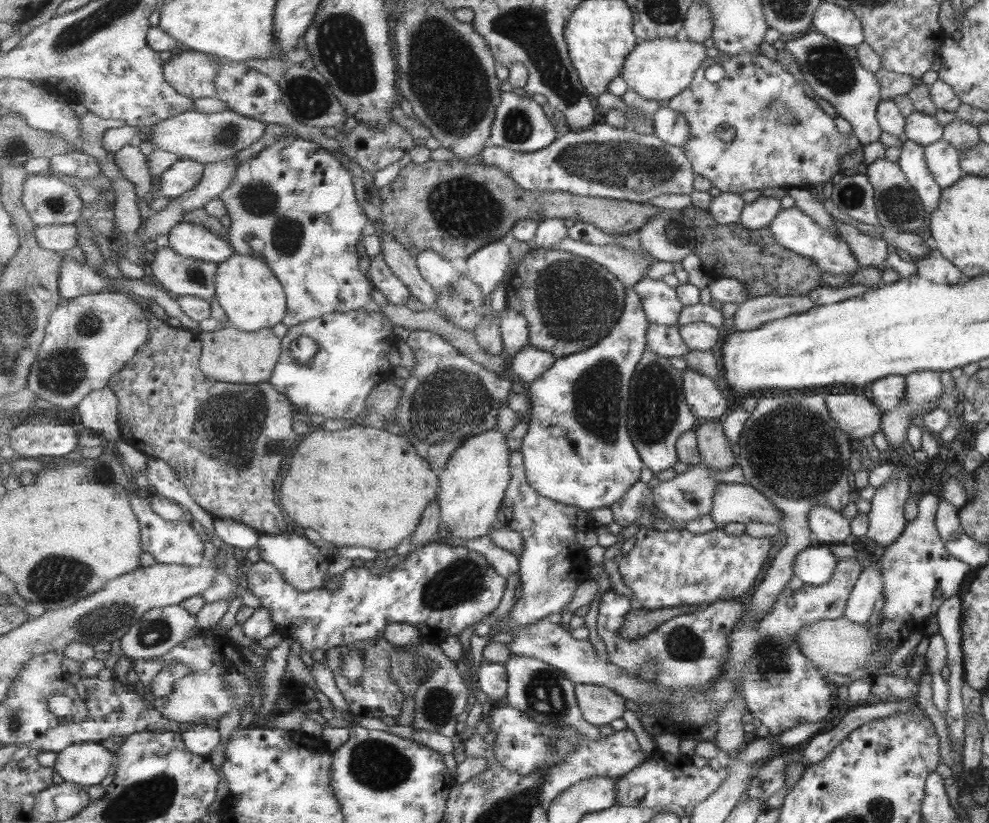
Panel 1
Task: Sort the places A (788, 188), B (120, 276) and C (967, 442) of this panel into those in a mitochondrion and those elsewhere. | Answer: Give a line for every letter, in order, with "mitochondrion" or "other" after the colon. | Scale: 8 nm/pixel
A: other
B: other
C: other

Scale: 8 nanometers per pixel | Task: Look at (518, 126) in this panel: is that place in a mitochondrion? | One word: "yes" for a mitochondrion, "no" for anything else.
yes

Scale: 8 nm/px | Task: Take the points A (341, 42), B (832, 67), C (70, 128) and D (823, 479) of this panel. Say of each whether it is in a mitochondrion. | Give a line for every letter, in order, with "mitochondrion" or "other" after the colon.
A: mitochondrion
B: mitochondrion
C: other
D: mitochondrion

